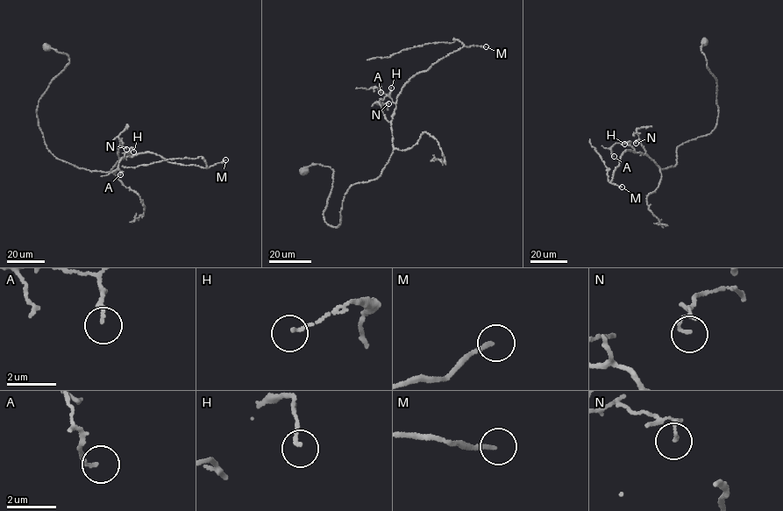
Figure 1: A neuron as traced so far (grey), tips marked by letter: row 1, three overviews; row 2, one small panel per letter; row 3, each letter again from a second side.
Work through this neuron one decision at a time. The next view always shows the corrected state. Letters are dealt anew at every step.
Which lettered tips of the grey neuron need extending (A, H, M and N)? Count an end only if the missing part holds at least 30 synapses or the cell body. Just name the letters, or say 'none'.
M

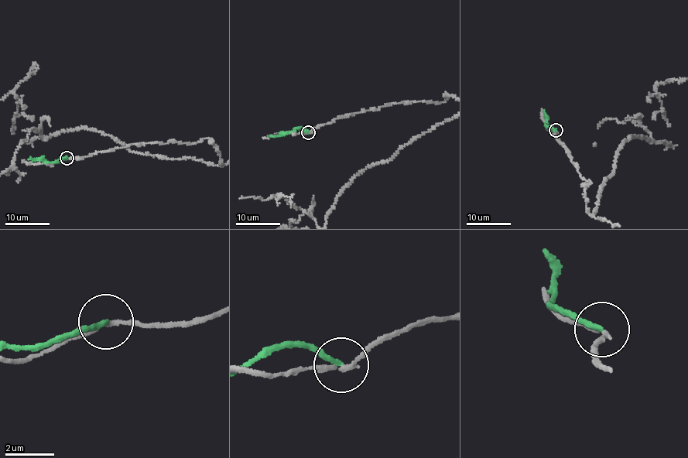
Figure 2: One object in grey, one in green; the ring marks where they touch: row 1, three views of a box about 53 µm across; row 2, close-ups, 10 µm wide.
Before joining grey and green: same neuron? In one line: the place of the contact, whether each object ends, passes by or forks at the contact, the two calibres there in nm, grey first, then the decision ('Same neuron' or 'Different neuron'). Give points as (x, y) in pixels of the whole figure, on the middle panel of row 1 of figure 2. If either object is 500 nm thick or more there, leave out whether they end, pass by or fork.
Place: (308, 132). At the ring grey passes by. At the ring green ends. Thickness 150 nm (grey) against 200 nm. Different neuron

